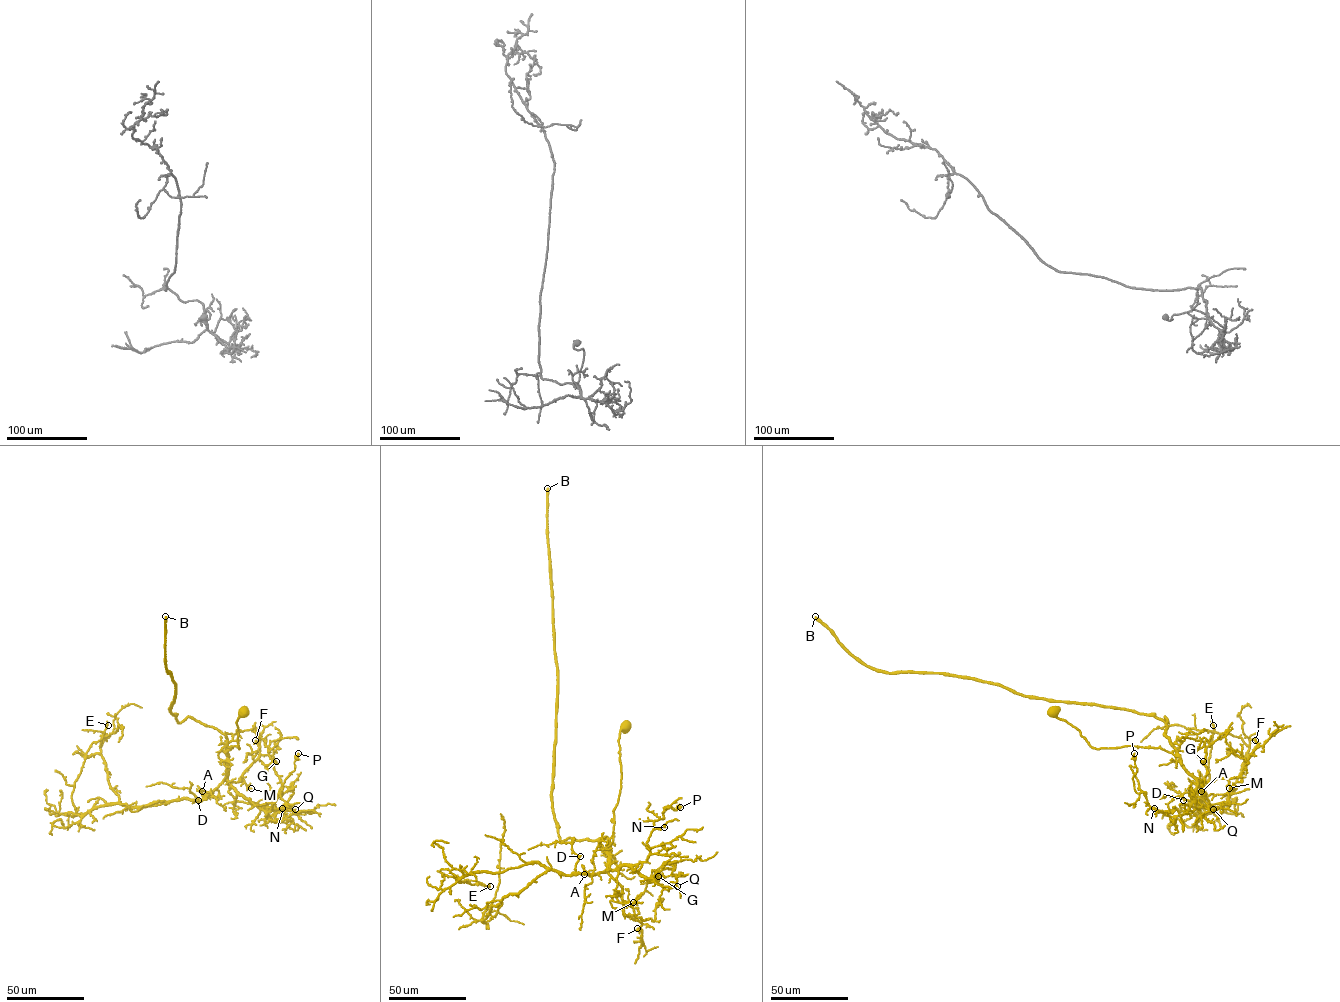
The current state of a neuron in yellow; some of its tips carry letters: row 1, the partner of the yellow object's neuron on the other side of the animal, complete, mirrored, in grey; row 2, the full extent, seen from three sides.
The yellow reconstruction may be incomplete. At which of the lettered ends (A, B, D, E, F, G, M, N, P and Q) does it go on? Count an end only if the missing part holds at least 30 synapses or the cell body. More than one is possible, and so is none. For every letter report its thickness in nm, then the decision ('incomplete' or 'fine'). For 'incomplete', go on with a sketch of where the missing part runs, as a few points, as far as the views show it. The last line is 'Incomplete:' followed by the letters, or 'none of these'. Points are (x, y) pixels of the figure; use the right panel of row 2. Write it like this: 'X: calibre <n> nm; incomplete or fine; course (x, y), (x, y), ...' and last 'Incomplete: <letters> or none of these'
A: calibre 120 nm; fine
B: calibre 480 nm; incomplete
D: calibre 110 nm; fine
E: calibre 100 nm; fine
F: calibre 360 nm; fine
G: calibre 110 nm; fine
M: calibre 100 nm; fine
N: calibre 120 nm; fine
P: calibre 170 nm; fine
Q: calibre 160 nm; incomplete; course (1213, 809), (1228, 783), (1222, 744), (1230, 738)
Incomplete: B, Q

